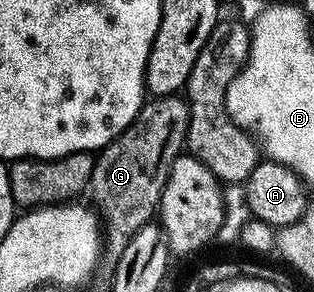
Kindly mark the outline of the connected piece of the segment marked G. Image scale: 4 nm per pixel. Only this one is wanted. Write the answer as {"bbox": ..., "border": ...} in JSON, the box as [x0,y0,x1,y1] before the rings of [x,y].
{"bbox":[88,97,189,257],"border":[[[154,97],[142,105],[132,124],[96,155],[93,179],[89,181],[88,189],[91,194],[93,190],[92,205],[99,215],[105,248],[110,257],[120,255],[139,228],[154,221],[171,164],[182,153],[188,130],[189,108],[184,97]]]}

